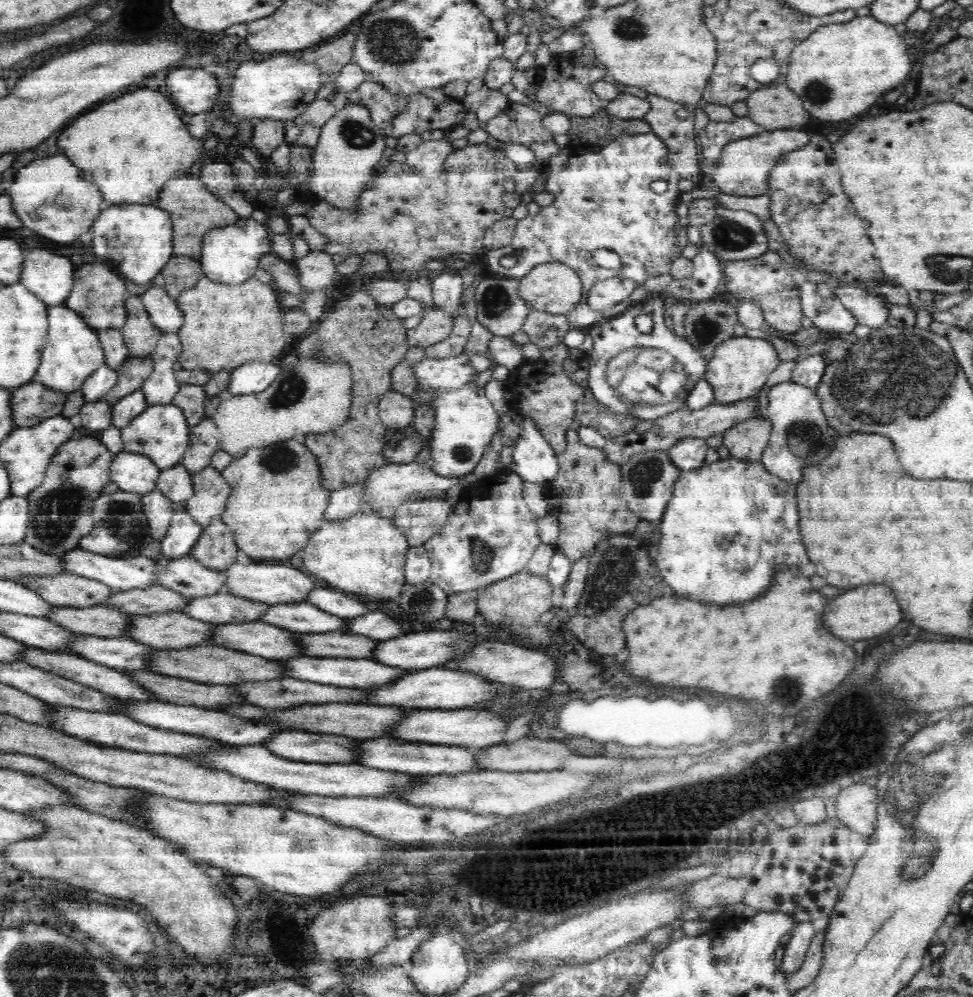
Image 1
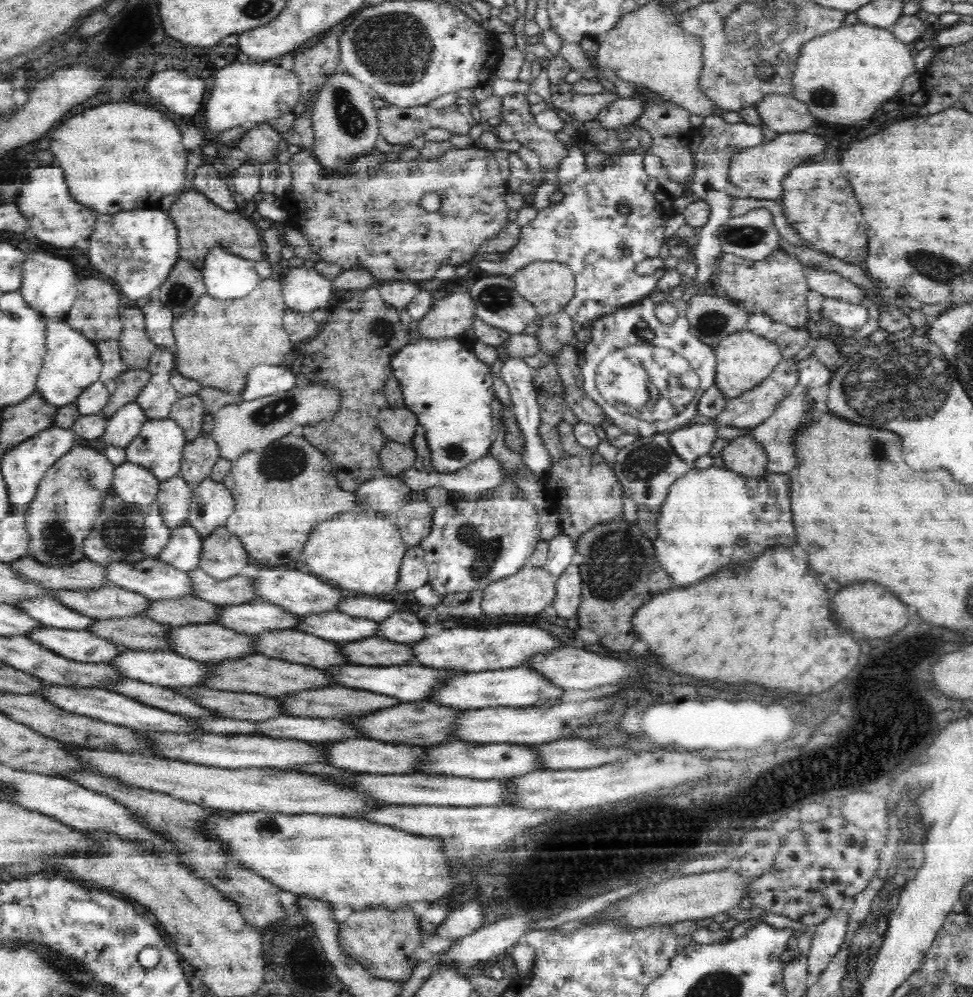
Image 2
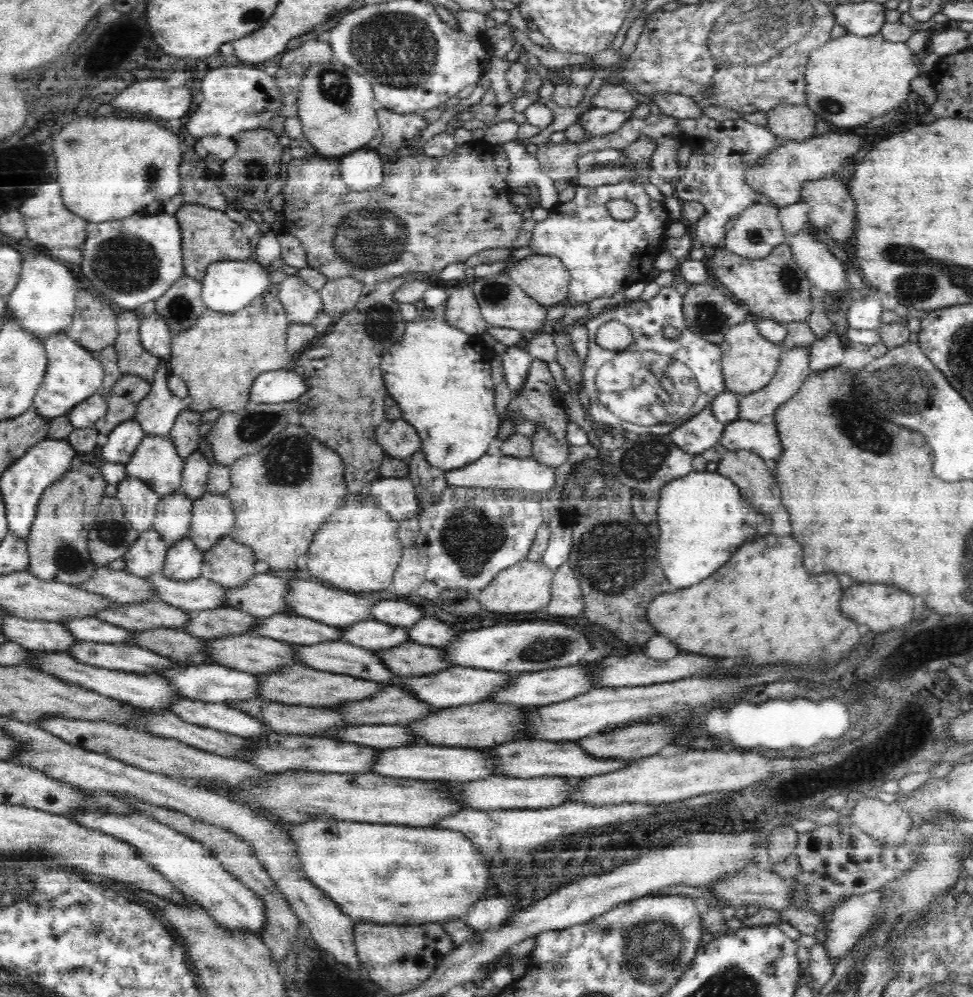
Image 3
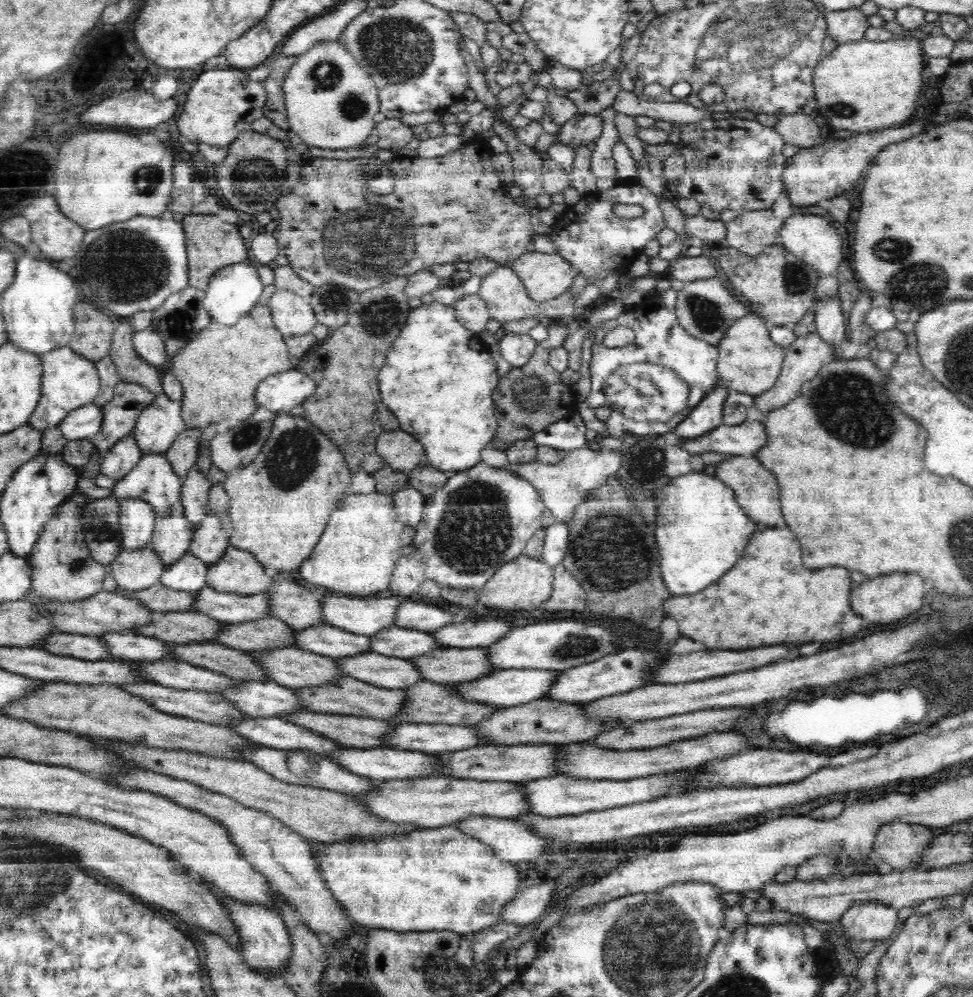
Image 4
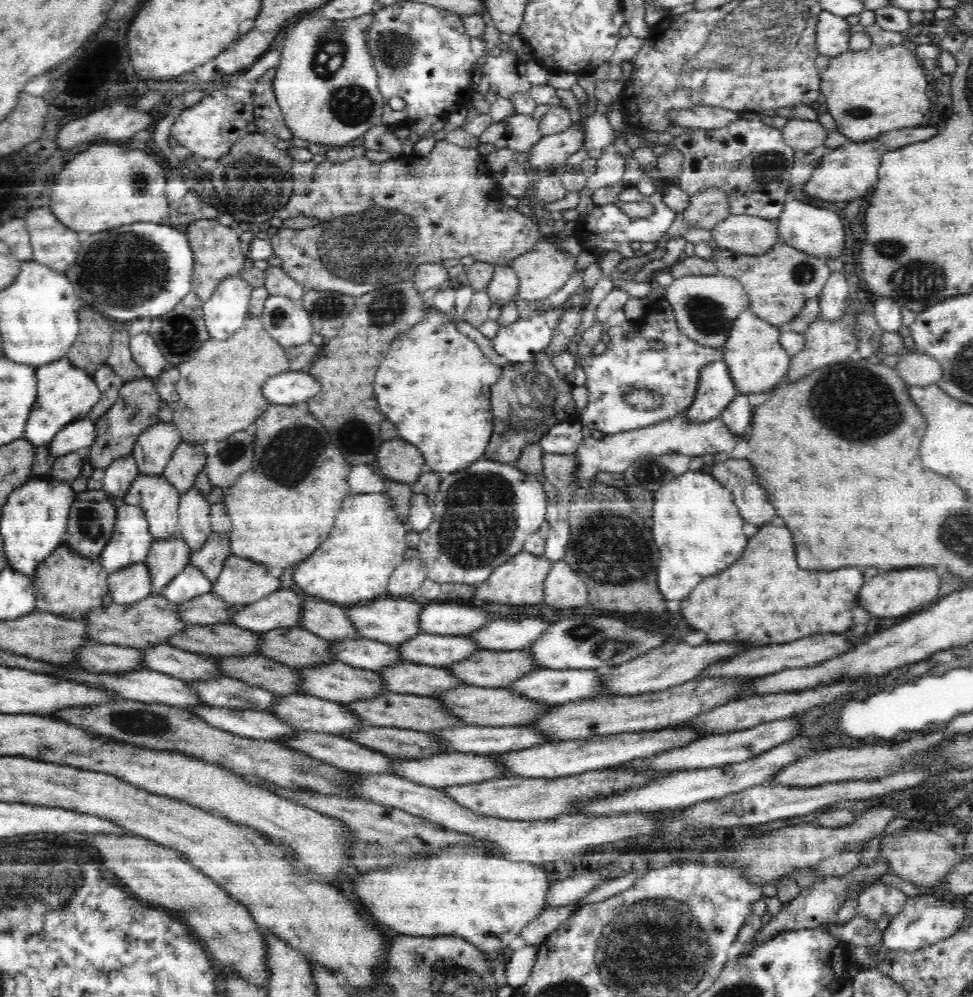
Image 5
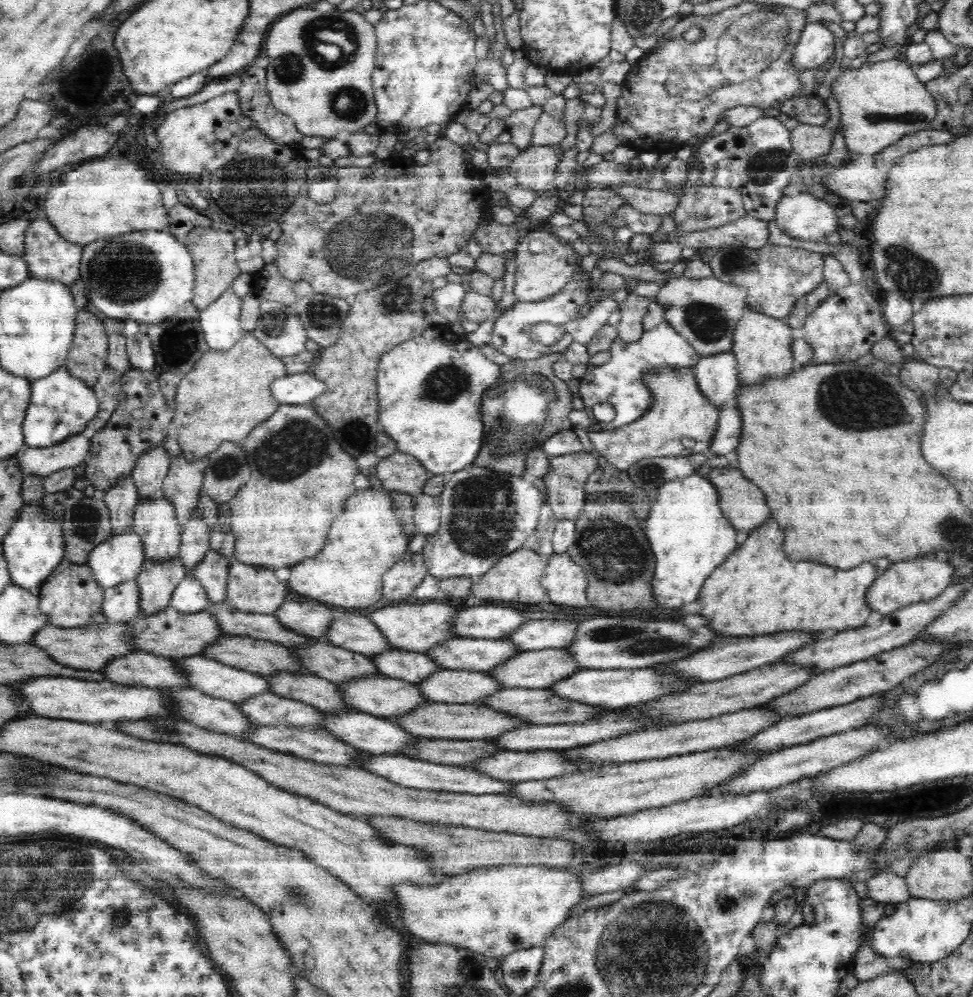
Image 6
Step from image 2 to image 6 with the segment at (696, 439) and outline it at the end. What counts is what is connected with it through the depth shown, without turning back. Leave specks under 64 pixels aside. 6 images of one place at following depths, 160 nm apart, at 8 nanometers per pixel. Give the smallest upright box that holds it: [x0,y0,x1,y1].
[693,351,739,408]

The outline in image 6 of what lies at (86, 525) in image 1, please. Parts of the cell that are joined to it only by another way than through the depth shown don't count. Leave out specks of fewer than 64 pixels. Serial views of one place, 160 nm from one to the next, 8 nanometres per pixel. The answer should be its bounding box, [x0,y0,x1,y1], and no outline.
[37,562,105,628]

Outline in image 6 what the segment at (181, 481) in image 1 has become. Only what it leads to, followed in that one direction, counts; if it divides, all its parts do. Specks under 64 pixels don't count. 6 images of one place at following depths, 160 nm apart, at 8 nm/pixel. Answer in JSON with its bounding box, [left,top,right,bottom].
[135,556,188,616]

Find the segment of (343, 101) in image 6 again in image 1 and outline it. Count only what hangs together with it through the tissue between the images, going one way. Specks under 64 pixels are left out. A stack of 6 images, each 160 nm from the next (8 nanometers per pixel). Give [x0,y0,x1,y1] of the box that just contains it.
[307,103,386,211]

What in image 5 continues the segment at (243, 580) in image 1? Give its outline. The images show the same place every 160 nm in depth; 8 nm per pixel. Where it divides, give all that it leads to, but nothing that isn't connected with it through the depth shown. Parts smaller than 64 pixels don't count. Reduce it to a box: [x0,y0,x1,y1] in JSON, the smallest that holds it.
[346,596,423,646]

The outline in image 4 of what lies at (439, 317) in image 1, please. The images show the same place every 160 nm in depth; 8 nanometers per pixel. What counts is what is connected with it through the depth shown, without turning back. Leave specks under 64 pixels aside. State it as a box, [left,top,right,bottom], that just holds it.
[454,294,490,334]

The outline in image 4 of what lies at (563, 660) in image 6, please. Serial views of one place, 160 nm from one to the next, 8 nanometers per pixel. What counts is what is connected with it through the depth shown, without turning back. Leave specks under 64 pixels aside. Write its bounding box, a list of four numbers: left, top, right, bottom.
[409,647,500,685]

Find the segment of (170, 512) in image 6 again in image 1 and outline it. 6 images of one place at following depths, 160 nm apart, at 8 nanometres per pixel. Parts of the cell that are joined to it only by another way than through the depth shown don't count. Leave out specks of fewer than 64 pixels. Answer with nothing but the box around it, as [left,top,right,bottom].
[122,404,191,471]

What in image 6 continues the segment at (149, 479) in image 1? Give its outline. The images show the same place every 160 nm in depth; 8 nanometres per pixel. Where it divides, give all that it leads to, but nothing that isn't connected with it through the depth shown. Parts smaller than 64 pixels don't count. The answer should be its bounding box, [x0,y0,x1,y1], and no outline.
[86,526,145,589]

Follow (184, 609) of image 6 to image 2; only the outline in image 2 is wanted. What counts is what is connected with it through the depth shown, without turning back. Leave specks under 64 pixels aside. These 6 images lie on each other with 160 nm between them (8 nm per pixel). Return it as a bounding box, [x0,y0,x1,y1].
[159,522,202,573]

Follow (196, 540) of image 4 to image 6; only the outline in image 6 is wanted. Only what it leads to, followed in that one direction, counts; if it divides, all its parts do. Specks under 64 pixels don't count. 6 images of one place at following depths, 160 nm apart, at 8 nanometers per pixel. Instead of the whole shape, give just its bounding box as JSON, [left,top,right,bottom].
[193,550,232,602]

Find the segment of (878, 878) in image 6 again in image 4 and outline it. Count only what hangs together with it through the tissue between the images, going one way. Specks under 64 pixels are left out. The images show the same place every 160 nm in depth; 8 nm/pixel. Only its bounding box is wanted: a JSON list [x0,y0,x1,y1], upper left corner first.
[839,901,898,941]

